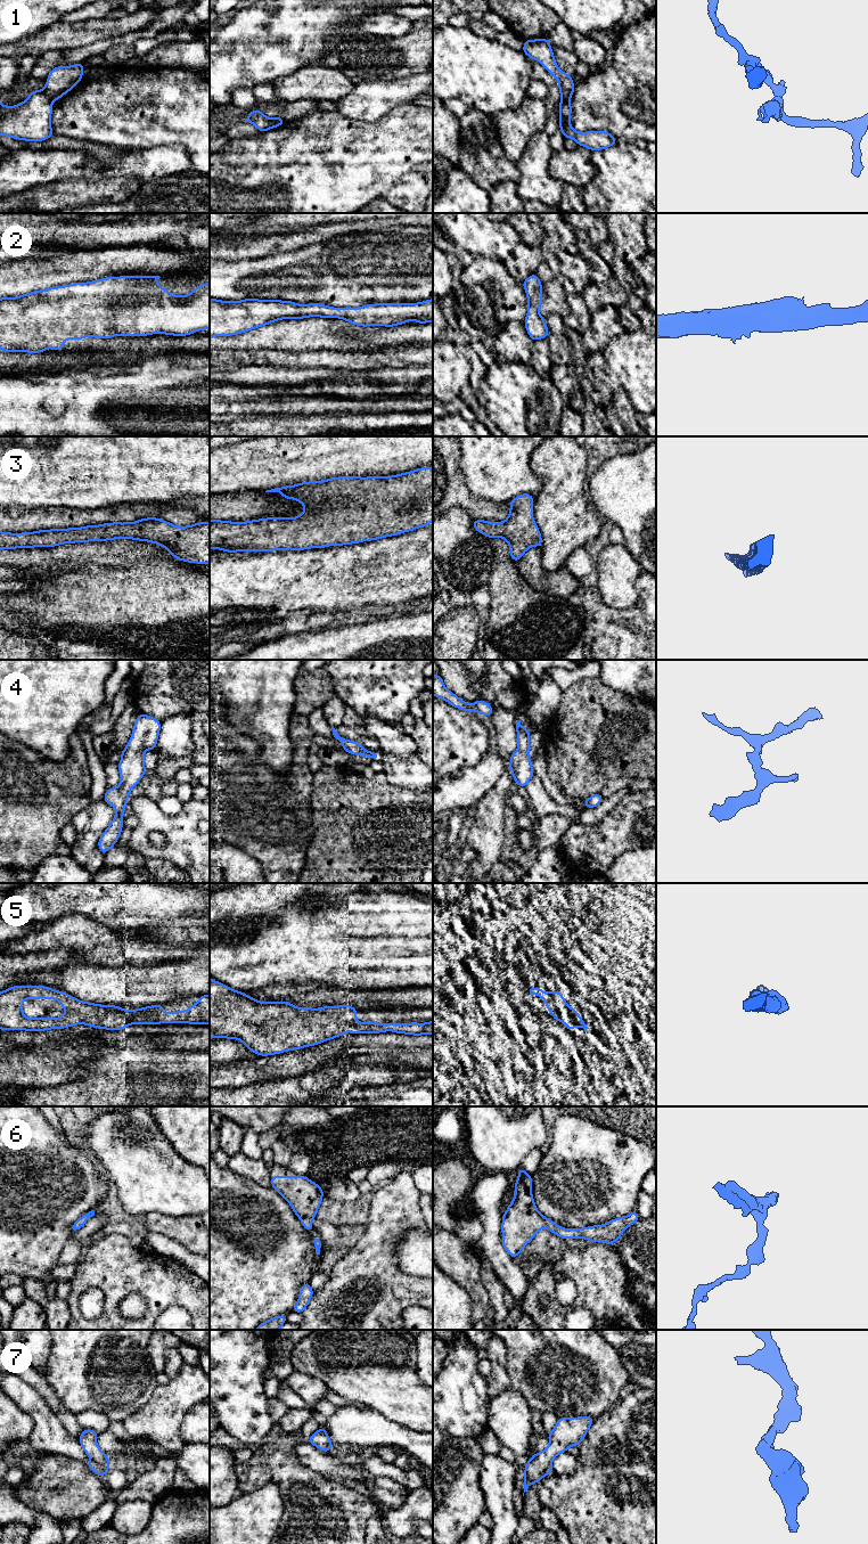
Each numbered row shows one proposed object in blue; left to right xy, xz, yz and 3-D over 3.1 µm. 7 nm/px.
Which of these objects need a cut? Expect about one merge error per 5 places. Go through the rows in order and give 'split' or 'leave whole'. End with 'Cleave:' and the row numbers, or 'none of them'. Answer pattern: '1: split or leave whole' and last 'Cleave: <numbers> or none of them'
1: split
2: leave whole
3: leave whole
4: leave whole
5: leave whole
6: leave whole
7: leave whole
Cleave: 1

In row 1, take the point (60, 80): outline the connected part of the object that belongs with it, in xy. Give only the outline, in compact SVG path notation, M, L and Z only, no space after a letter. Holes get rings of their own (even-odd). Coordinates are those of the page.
M84 63L71 66L55 66L47 77L44 93L51 100L60 99L71 91L83 77Z

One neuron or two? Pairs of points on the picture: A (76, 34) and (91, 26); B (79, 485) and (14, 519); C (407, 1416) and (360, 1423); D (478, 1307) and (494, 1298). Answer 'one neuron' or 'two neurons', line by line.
A: one neuron
B: two neurons
C: two neurons
D: two neurons

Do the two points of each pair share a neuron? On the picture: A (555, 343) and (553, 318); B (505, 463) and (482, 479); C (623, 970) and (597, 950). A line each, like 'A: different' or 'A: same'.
A: same
B: same
C: same

